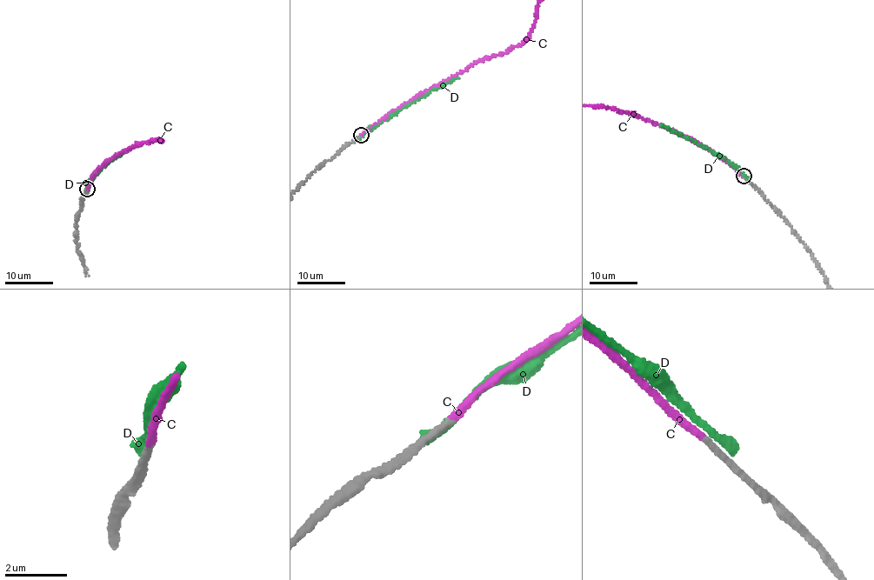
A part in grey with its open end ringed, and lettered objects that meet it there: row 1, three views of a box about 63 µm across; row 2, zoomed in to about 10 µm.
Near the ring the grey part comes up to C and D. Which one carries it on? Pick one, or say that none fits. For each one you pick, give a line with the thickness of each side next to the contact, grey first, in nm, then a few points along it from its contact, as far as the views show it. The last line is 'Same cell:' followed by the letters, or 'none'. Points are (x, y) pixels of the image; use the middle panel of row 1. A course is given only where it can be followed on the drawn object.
C: 240 nm thick on the grey side, 240 nm on the other
Same cell: C

